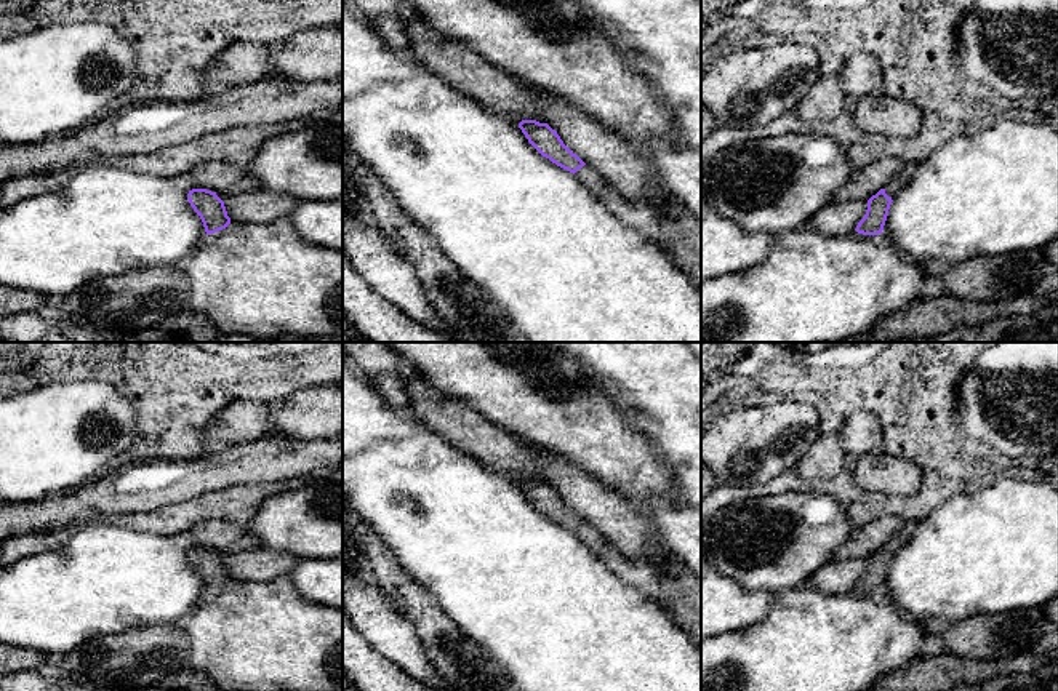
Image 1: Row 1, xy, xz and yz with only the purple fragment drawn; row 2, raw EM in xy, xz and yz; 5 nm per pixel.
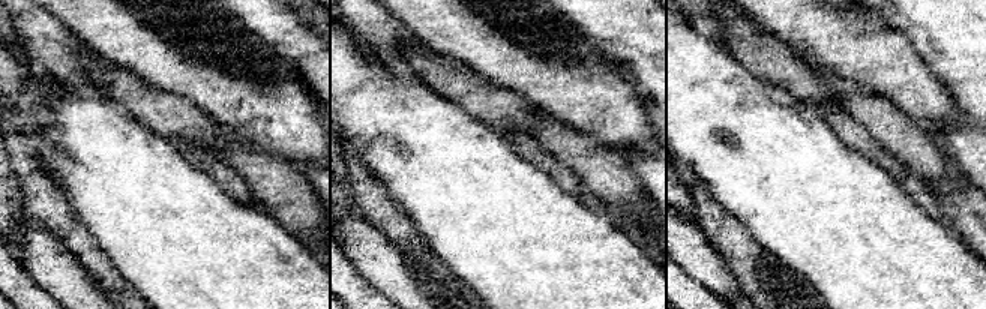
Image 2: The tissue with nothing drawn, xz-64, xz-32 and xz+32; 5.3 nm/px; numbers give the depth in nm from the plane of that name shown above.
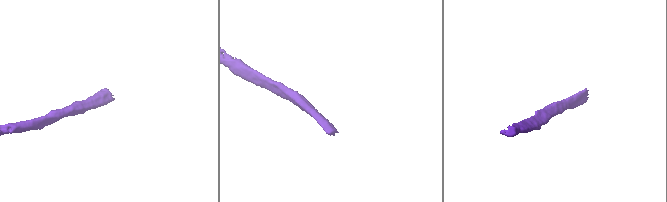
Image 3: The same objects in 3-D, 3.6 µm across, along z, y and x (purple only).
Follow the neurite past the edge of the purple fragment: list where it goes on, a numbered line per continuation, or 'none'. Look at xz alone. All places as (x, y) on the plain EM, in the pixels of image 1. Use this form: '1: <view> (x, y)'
1: xz (588, 535)

